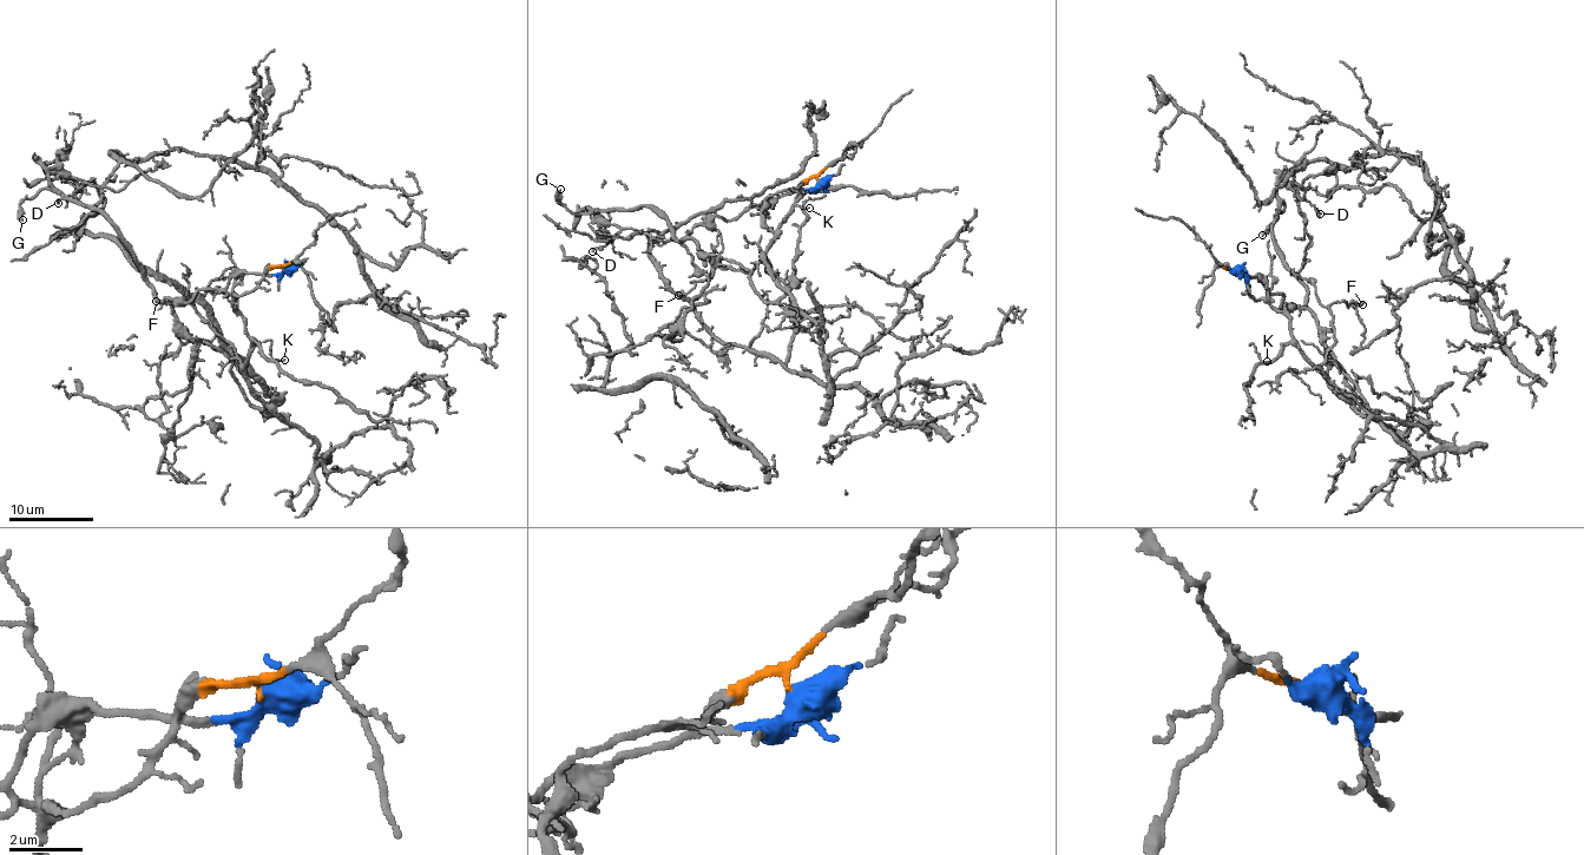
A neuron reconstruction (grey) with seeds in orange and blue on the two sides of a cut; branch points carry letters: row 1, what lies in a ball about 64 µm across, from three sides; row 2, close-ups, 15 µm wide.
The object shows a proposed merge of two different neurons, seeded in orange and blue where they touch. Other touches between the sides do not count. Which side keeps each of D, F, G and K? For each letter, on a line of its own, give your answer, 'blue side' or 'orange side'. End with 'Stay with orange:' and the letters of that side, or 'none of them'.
D: blue side
F: orange side
G: blue side
K: orange side
Stay with orange: F, K

